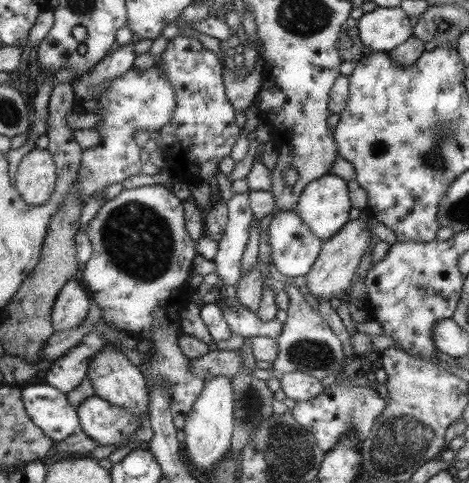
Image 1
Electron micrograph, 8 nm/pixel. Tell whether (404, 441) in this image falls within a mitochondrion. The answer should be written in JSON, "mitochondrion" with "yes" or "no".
{"mitochondrion":"yes"}

